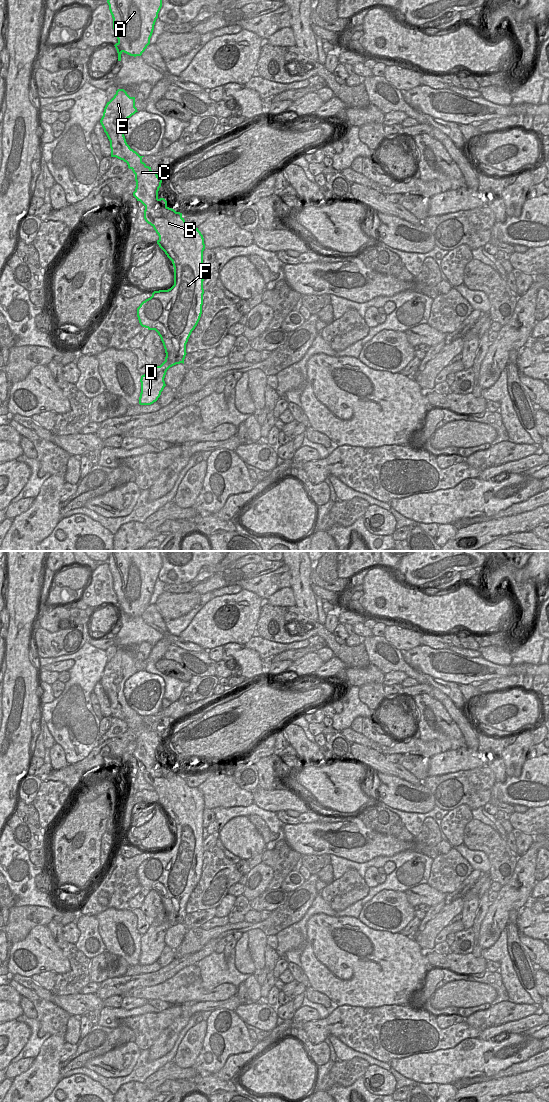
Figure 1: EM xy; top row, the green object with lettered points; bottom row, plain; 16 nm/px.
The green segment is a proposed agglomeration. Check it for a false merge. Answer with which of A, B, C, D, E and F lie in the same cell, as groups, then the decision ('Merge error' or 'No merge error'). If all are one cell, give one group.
Groups: A B C D E F. No merge error.

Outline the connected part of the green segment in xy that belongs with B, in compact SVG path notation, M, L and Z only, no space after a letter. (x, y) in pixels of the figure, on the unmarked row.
M118 649L114 657L107 662L100 683L106 693L111 708L111 717L116 717L127 723L128 728L135 734L136 748L133 756L144 766L144 779L159 796L157 804L172 821L174 827L174 845L168 850L154 851L152 856L143 861L137 868L137 877L142 887L155 890L161 898L166 917L160 926L150 926L141 936L140 965L151 965L158 960L166 946L164 938L167 930L183 923L186 916L186 904L197 886L203 865L203 811L204 798L198 788L189 787L182 773L167 766L164 758L158 758L162 739L147 726L136 711L127 704L123 690L125 681L137 671L135 657L130 657L124 649Z

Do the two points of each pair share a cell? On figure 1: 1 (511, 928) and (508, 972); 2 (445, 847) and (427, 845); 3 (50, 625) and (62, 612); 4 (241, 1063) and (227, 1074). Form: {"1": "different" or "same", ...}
{"1": "different", "2": "different", "3": "same", "4": "same"}

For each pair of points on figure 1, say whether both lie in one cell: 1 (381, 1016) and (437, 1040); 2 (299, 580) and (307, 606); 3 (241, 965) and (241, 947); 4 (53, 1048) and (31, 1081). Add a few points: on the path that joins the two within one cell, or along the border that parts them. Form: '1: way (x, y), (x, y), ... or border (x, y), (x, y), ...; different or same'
1: way (395, 1030), (418, 1032), (423, 1035); same
2: way (299, 586), (305, 600); same
3: way (241, 961), (241, 951); same
4: way (49, 1056), (45, 1067), (39, 1073); same

